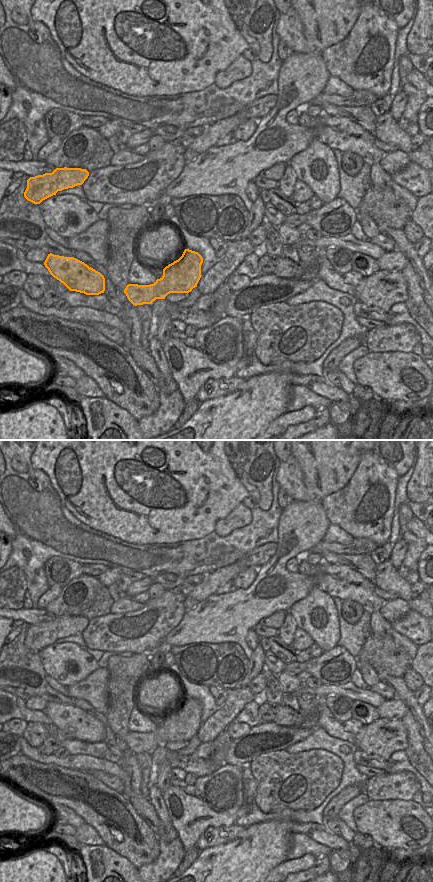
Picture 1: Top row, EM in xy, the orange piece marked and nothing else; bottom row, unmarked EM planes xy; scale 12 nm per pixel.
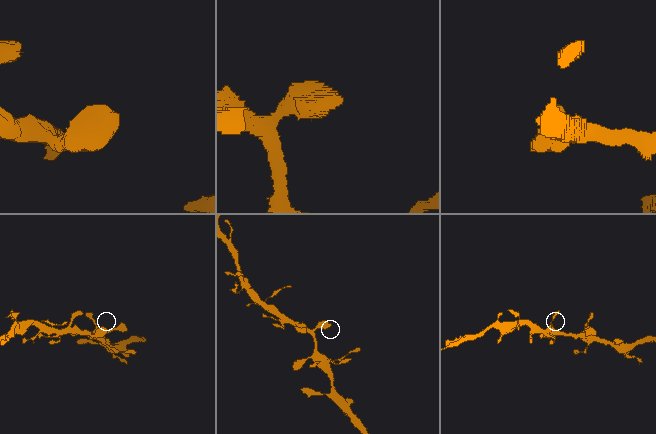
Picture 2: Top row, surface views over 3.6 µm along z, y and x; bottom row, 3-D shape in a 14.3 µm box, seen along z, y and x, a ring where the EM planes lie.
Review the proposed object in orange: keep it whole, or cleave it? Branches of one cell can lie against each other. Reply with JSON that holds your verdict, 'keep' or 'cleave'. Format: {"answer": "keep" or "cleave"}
{"answer": "keep"}

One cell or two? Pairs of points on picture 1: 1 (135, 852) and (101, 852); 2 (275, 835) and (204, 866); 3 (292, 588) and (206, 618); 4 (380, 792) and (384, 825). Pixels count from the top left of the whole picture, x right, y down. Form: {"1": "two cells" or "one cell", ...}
{"1": "two cells", "2": "one cell", "3": "one cell", "4": "two cells"}

